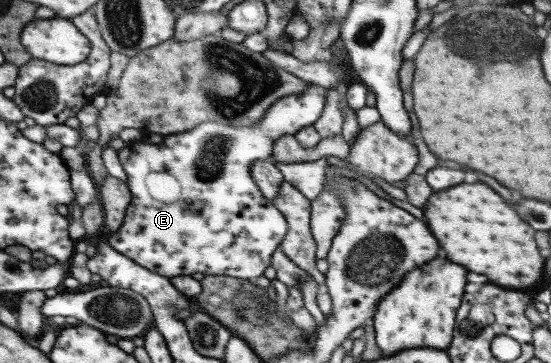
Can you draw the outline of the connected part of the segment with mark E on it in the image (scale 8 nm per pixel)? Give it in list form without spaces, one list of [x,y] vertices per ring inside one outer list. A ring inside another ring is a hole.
[[[307,84],[304,92],[300,95],[288,95],[278,98],[264,113],[262,119],[250,127],[230,127],[229,125],[220,125],[205,121],[190,130],[182,133],[174,133],[163,136],[162,142],[158,144],[148,144],[143,141],[132,141],[126,143],[123,148],[117,151],[117,158],[126,175],[126,185],[130,192],[130,203],[126,206],[122,224],[116,232],[112,232],[107,238],[107,244],[122,253],[124,257],[130,258],[134,263],[146,267],[148,271],[157,273],[162,277],[172,278],[180,275],[192,275],[192,273],[202,273],[206,275],[224,275],[244,280],[253,280],[260,277],[265,267],[268,267],[272,252],[279,247],[284,234],[286,233],[287,224],[284,216],[273,205],[271,200],[266,199],[256,184],[250,177],[249,167],[254,160],[270,160],[271,147],[274,140],[280,136],[293,136],[295,131],[301,127],[312,126],[319,118],[325,97],[320,93],[320,87]]]

